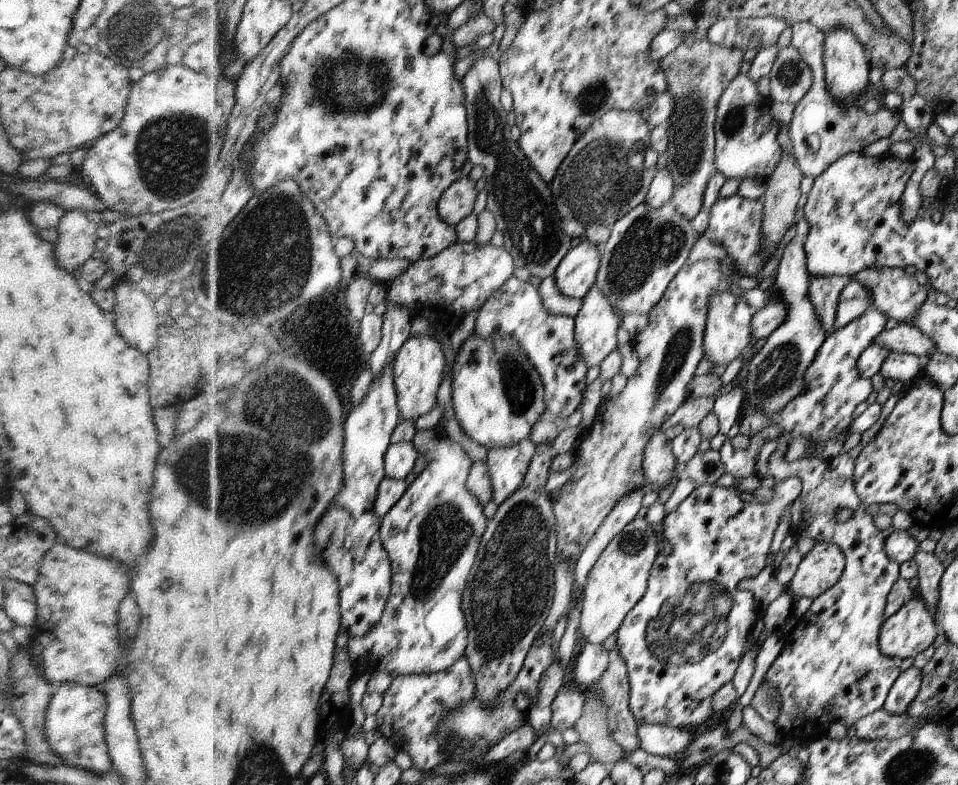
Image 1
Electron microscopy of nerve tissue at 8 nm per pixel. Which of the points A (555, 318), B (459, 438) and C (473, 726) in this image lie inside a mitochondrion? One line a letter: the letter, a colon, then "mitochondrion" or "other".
A: other
B: other
C: mitochondrion

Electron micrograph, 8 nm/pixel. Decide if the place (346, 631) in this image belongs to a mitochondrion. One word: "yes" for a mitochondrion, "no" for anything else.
no

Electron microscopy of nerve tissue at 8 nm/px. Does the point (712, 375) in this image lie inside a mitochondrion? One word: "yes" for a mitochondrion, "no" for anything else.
no

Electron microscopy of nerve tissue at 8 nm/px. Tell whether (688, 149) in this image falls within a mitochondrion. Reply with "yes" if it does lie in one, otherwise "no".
yes

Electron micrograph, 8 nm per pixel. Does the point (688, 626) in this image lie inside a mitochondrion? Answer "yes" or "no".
yes

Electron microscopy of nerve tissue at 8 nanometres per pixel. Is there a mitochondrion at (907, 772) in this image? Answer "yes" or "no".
yes

